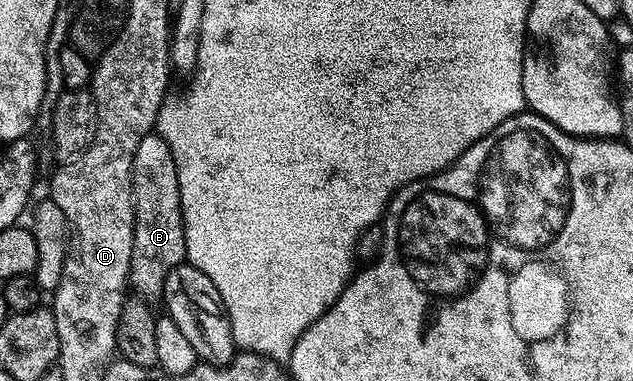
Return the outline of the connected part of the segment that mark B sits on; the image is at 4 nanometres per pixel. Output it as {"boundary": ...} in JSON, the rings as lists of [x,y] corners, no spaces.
{"boundary":[[[156,132],[144,136],[144,140],[140,140],[139,146],[136,147],[136,156],[132,164],[132,192],[134,193],[134,239],[132,240],[132,264],[130,265],[128,286],[133,293],[134,290],[138,293],[135,295],[141,296],[143,299],[161,299],[168,276],[177,266],[186,262],[186,245],[184,244],[184,224],[182,223],[182,205],[180,204],[180,180],[176,180],[176,160],[172,160],[172,148],[168,148],[168,144],[164,144],[164,140]]]}

